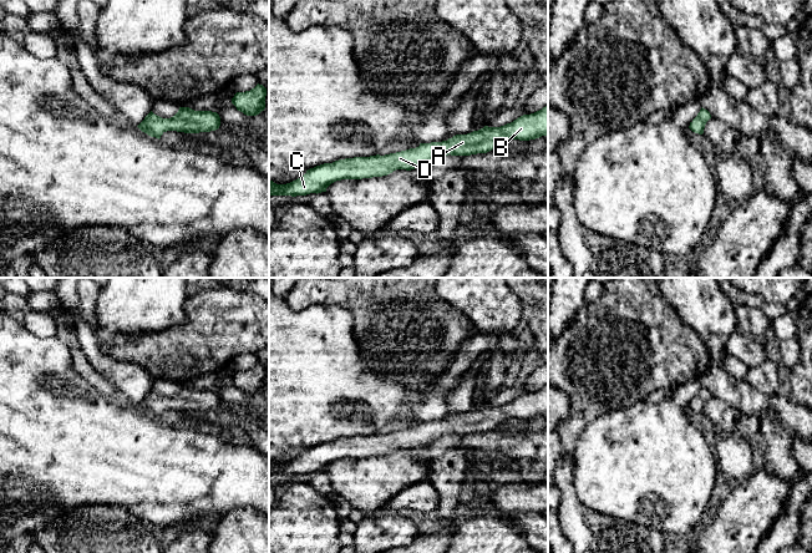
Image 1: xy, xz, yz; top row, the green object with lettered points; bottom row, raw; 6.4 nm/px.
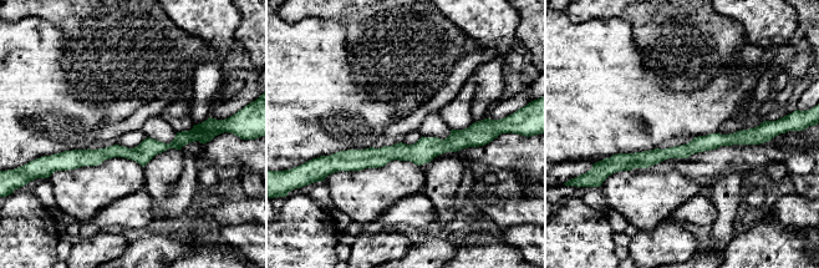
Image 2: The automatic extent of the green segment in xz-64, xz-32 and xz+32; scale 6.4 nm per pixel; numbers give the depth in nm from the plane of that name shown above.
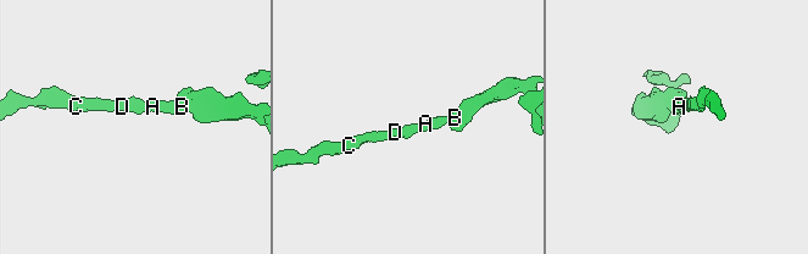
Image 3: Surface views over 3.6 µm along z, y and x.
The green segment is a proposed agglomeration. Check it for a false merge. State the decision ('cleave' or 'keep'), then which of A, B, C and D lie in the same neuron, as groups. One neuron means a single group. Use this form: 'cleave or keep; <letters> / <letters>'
keep; A B C D

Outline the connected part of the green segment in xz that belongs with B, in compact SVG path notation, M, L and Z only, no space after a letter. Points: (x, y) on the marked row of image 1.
M548 105L501 127L484 126L467 135L456 135L447 141L420 143L416 148L385 156L354 157L324 163L308 169L304 176L286 184L269 181L269 196L318 194L326 192L326 188L336 181L382 177L396 169L411 171L426 167L448 154L487 153L509 139L529 141L542 136L548 136Z

